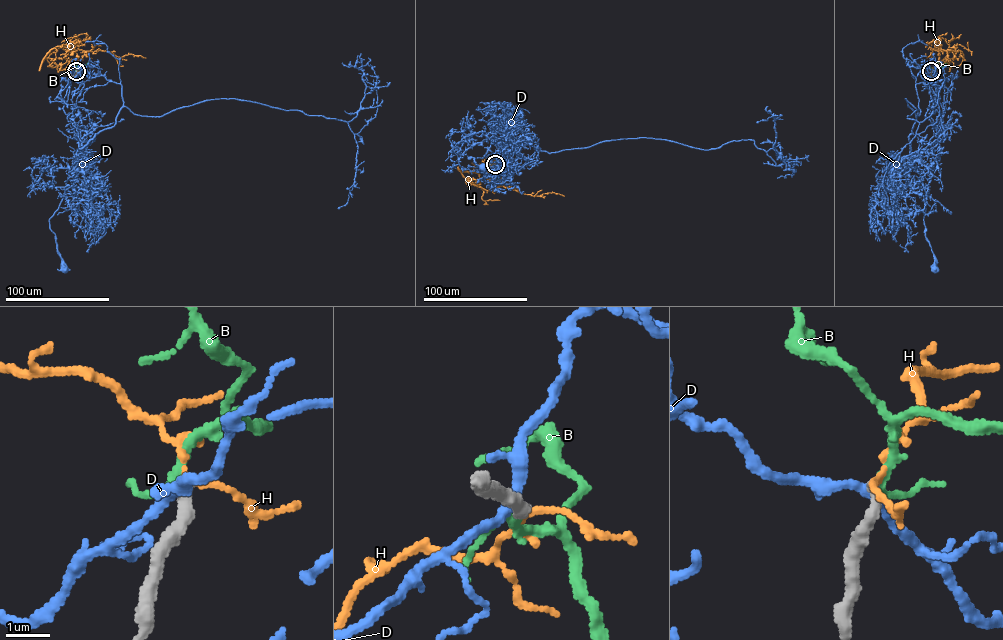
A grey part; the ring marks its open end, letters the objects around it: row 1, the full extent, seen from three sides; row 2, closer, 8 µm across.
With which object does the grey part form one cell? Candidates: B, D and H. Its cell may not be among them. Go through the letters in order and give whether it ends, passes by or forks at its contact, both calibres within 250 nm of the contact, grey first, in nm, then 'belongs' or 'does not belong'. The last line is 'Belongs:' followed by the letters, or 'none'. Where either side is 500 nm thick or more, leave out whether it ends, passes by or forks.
B: it passes by; calibres 320 and 170 nm; belongs
D: it passes by; calibres 320 and 220 nm; does not belong
H: it forks; calibres 320 and 90 nm; does not belong
Belongs: B

